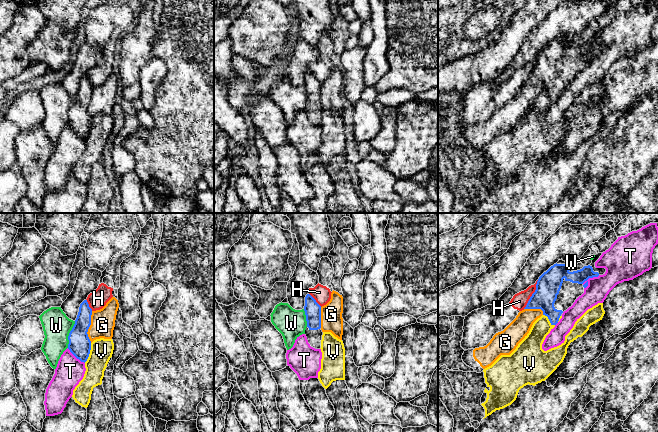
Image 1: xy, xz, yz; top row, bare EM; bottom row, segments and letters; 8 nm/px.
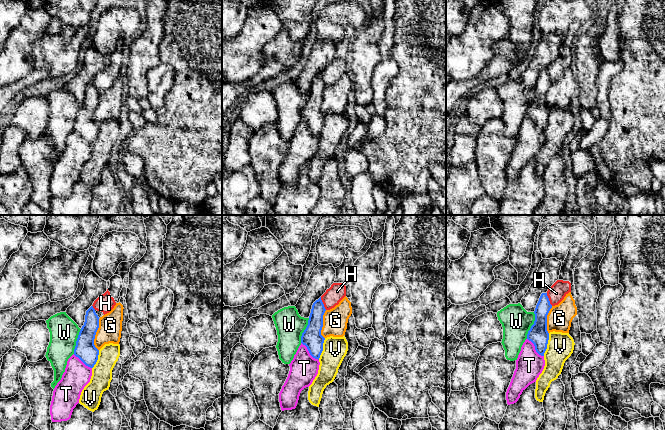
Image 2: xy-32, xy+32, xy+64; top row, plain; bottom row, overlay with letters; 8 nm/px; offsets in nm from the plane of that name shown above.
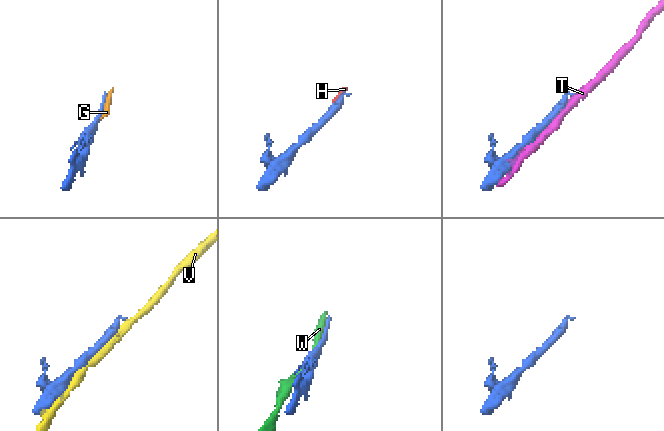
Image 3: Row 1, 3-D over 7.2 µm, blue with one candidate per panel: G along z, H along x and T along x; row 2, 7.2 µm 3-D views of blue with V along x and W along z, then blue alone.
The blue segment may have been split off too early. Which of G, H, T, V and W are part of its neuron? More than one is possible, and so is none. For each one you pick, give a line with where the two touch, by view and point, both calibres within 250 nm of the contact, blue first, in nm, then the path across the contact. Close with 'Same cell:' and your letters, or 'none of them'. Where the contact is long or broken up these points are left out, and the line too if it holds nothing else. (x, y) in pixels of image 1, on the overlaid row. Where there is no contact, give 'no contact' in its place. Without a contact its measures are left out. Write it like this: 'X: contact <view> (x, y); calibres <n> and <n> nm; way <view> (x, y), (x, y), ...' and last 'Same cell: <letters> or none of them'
Same cell: none of them

